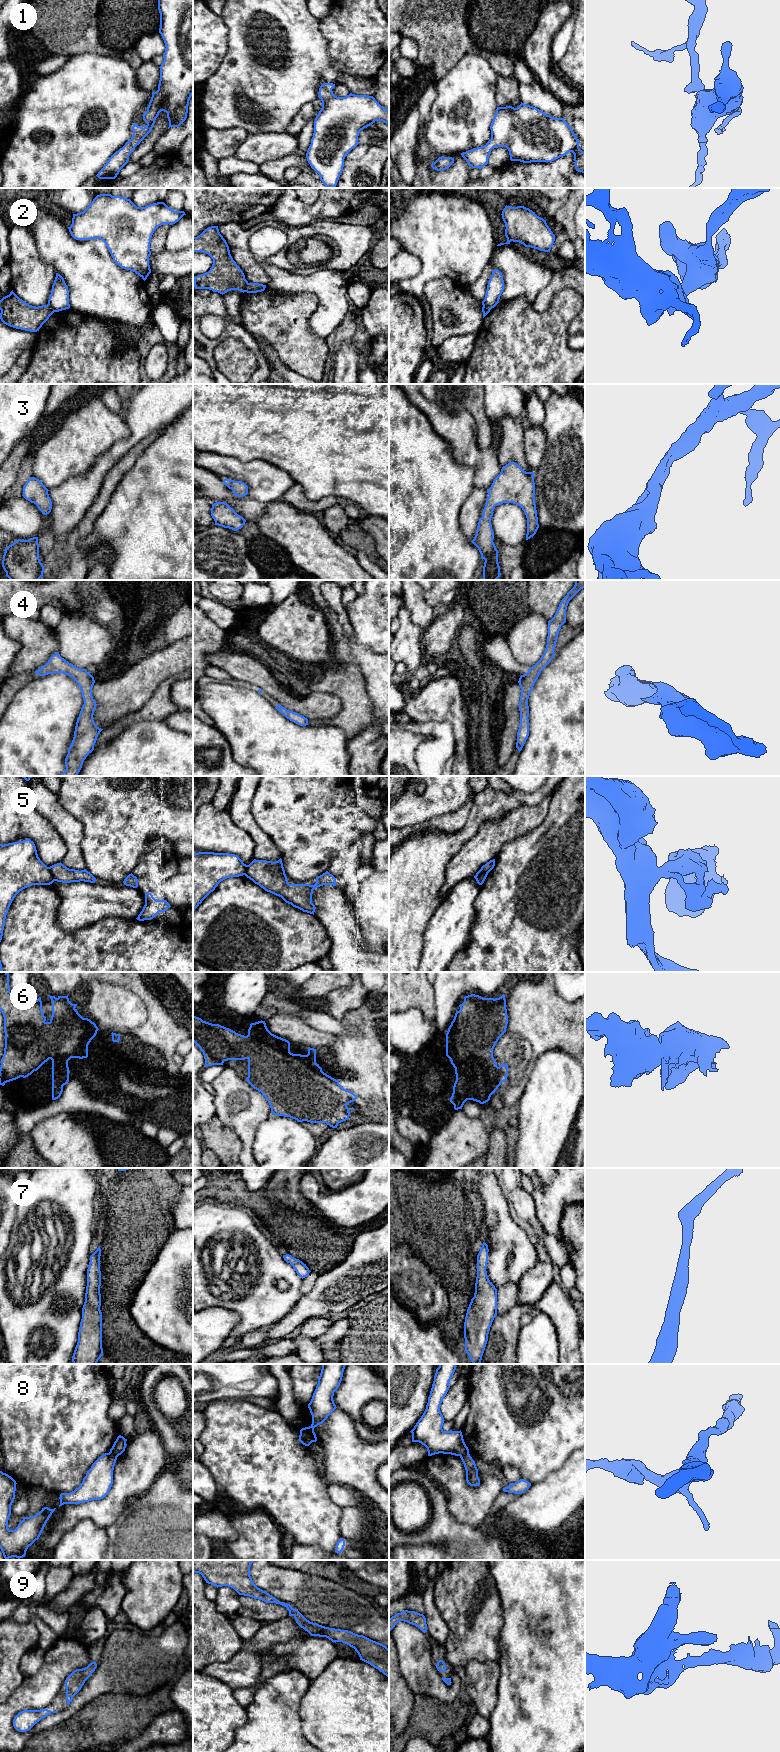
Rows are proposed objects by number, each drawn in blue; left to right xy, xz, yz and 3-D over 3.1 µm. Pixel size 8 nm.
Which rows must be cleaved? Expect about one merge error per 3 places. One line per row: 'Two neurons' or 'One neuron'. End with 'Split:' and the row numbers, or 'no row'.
1: One neuron
2: Two neurons
3: One neuron
4: One neuron
5: Two neurons
6: One neuron
7: One neuron
8: Two neurons
9: One neuron
Split: 2, 5, 8

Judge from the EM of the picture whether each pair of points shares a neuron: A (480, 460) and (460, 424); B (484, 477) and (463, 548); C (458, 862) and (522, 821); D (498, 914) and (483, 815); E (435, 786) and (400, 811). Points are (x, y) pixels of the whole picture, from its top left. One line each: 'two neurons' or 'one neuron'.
A: one neuron
B: two neurons
C: one neuron
D: two neurons
E: one neuron

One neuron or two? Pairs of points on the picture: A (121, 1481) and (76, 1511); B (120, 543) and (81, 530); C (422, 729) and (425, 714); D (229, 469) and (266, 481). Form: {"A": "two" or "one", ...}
{"A": "one", "B": "two", "C": "two", "D": "one"}

